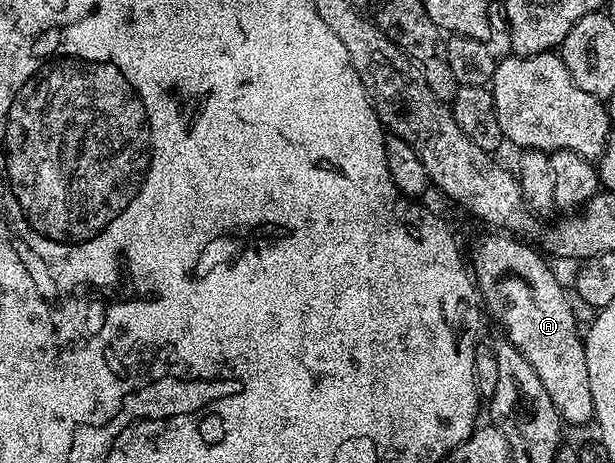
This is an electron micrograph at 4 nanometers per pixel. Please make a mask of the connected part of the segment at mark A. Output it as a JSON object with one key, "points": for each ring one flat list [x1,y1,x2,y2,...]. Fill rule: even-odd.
{"points":[[500,236,504,238,484,238,476,246,476,251,472,254,472,262,470,258,470,270,474,275,474,281,476,284,476,289,478,291,479,297,482,299,482,306,485,311,488,310,492,313,492,318,501,326,503,337,510,340,510,344,514,344,514,348,518,348,518,352,522,352,522,356,526,356,526,360,530,360,530,364,534,368,534,372,538,372,538,380,542,380,542,384,546,388,546,392,550,392,550,396,554,400,556,405,556,410,559,412,561,419,565,423,568,422,572,426,580,426,583,422,591,423,594,418,594,400,590,396,590,368,586,368,586,352,584,351,584,340,582,337,582,330,576,327,576,318,578,322,578,314,572,311,573,299,570,297,568,299,568,294,566,291,560,287,560,282,556,279,556,274,547,266,546,263,540,259,539,254,531,250,528,246,523,246,523,241,517,240,512,236]]}

